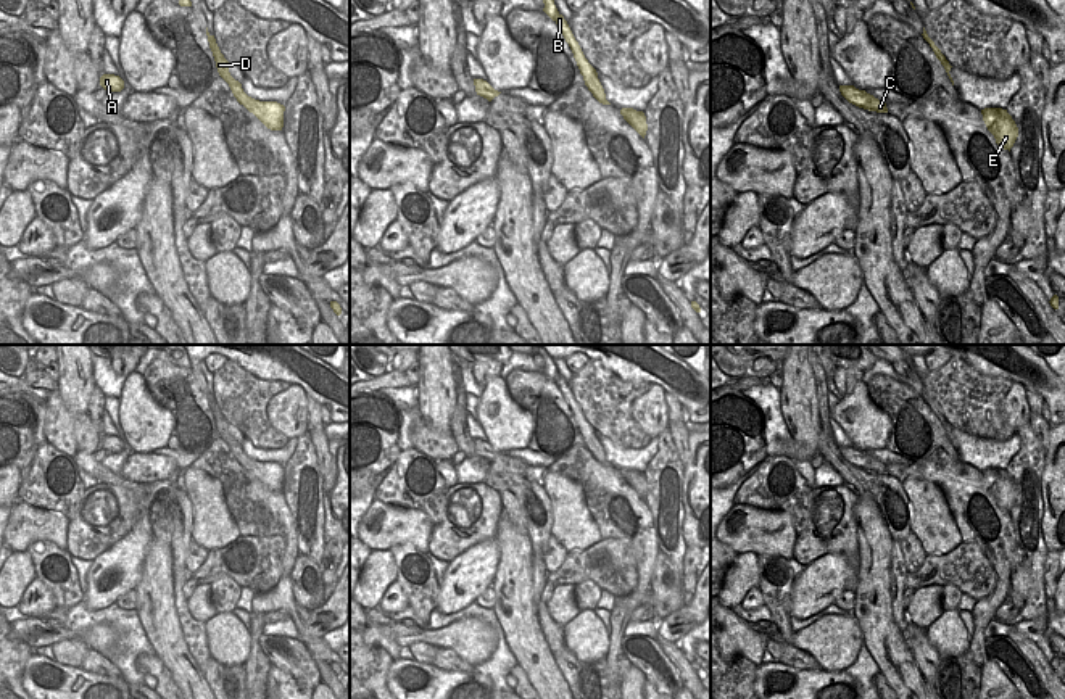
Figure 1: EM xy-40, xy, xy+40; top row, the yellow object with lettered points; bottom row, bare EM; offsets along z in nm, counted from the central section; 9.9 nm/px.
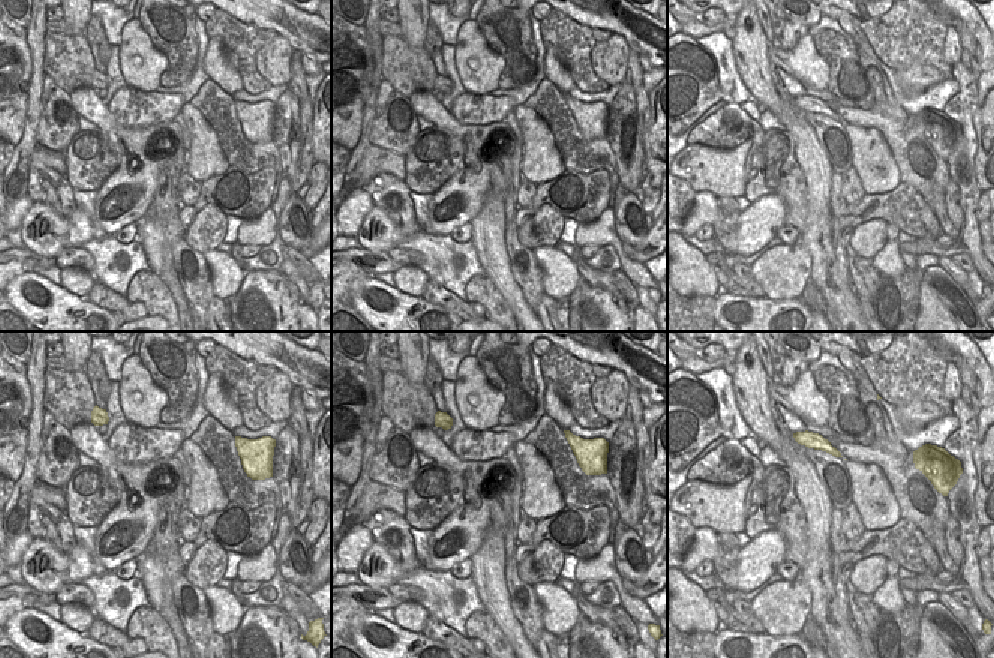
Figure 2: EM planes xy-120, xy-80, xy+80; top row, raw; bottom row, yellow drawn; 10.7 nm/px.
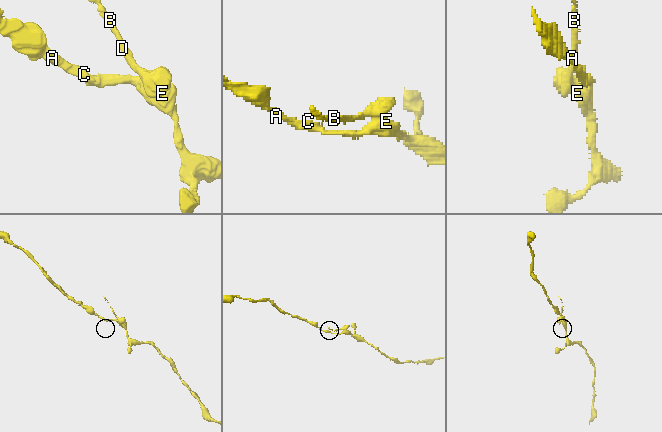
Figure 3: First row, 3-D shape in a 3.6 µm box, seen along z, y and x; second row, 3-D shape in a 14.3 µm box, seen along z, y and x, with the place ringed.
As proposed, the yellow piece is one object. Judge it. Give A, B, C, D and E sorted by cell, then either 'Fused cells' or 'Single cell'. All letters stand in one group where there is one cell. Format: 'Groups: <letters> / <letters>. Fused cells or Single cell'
Groups: A C E / B D. Fused cells

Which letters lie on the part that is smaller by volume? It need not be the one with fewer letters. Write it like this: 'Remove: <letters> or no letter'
Remove: B, D

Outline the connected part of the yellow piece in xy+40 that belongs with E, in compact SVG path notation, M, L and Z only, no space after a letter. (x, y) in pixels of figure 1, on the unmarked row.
M984 469L981 470L981 475L988 491L994 496L996 504L1010 512L1018 498L1018 488L1007 470Z

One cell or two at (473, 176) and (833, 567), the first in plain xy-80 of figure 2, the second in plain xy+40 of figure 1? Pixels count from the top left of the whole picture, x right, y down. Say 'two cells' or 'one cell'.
one cell

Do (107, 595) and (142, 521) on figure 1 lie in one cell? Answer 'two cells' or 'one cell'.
one cell

